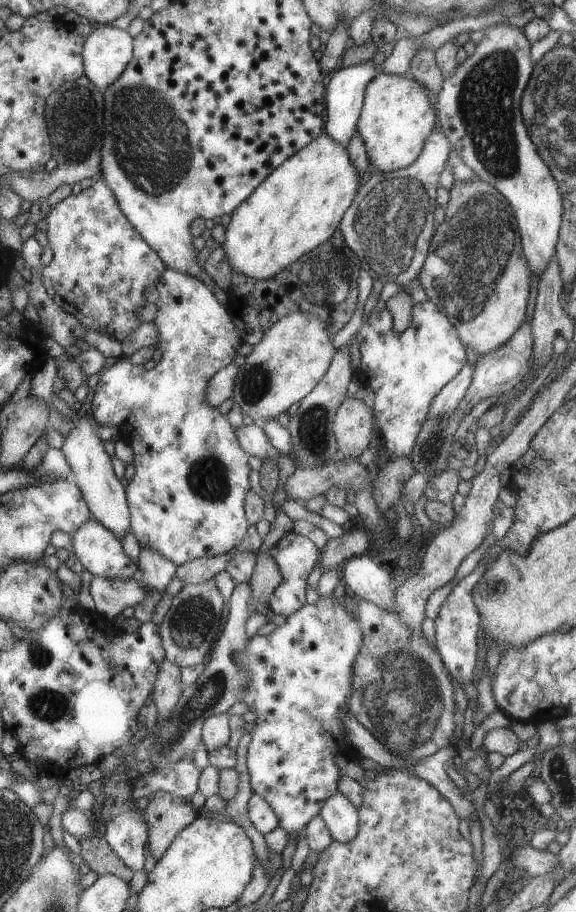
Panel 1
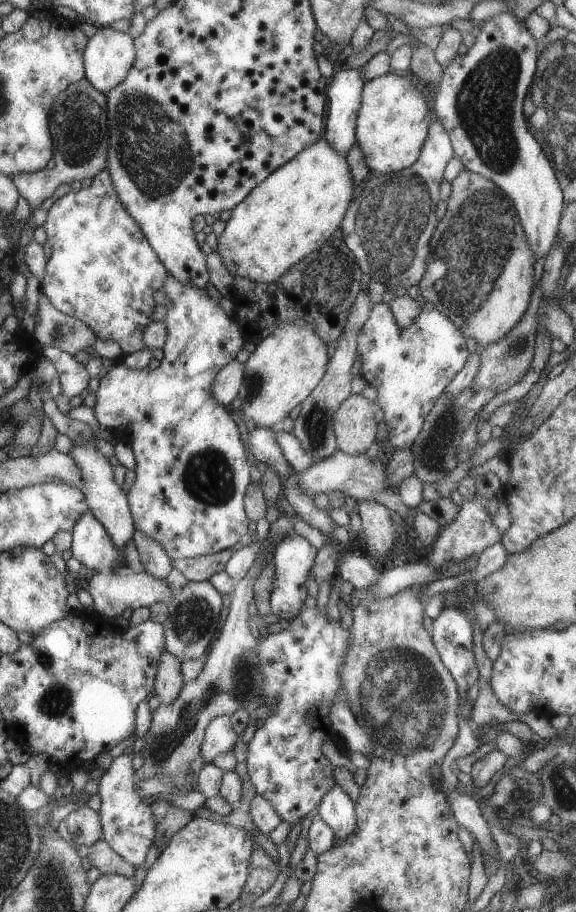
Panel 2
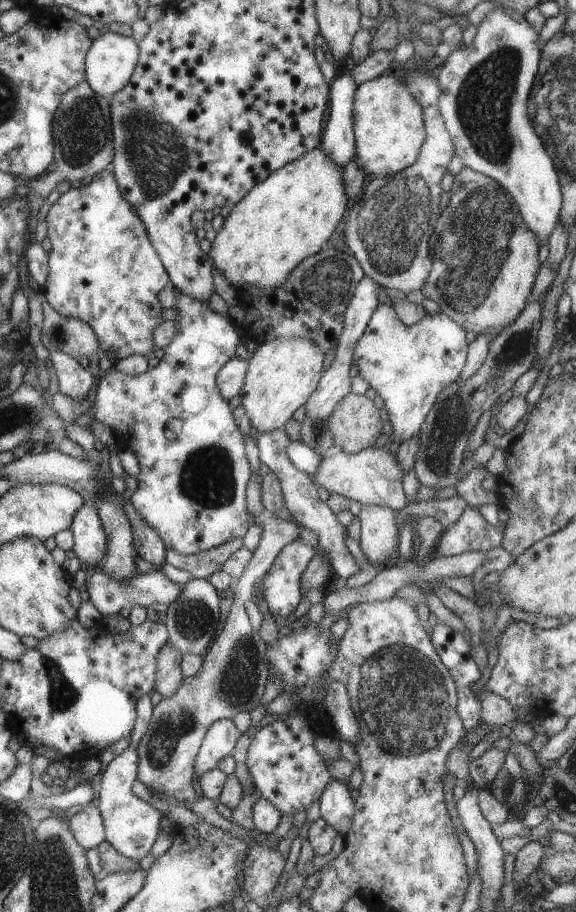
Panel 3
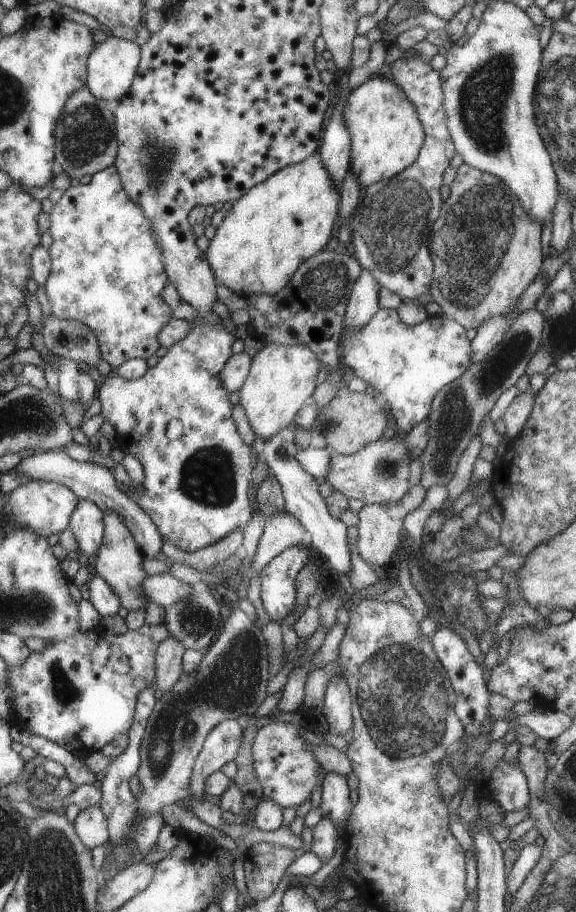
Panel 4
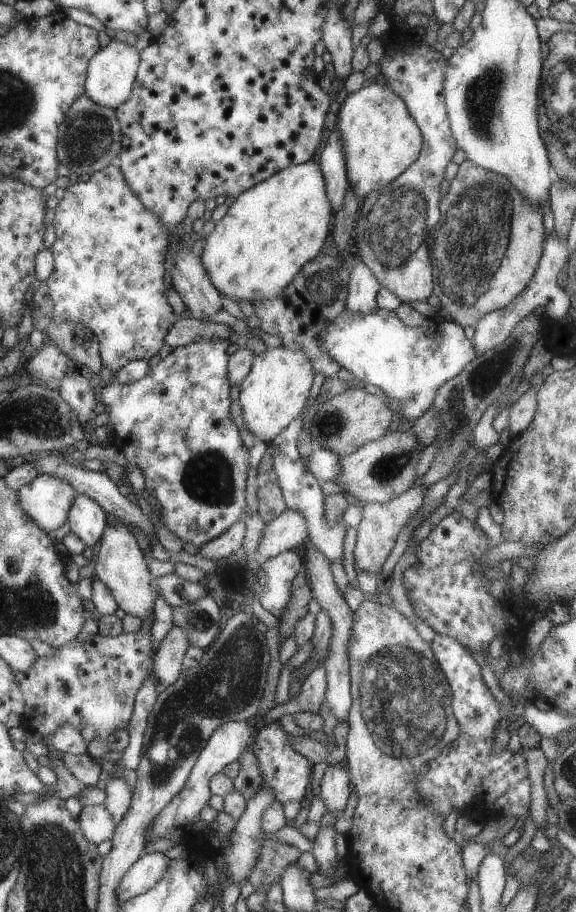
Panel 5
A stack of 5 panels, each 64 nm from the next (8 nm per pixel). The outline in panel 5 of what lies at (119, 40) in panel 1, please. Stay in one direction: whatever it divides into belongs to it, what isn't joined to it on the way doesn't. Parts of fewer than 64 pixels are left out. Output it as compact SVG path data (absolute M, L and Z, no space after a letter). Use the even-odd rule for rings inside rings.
M111 38L109 44L91 56L86 69L83 93L96 104L115 110L130 96L139 60L140 53L133 45Z

